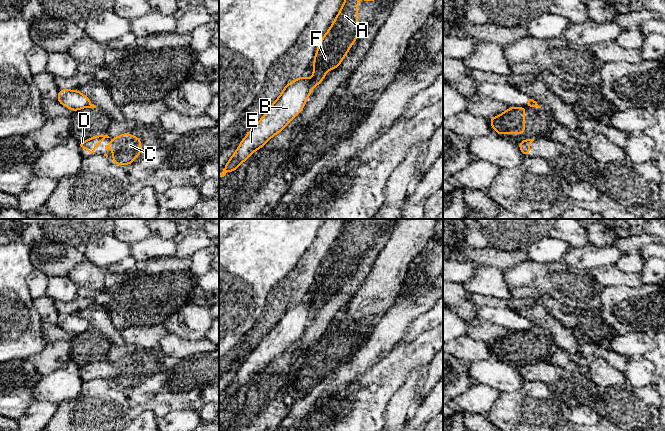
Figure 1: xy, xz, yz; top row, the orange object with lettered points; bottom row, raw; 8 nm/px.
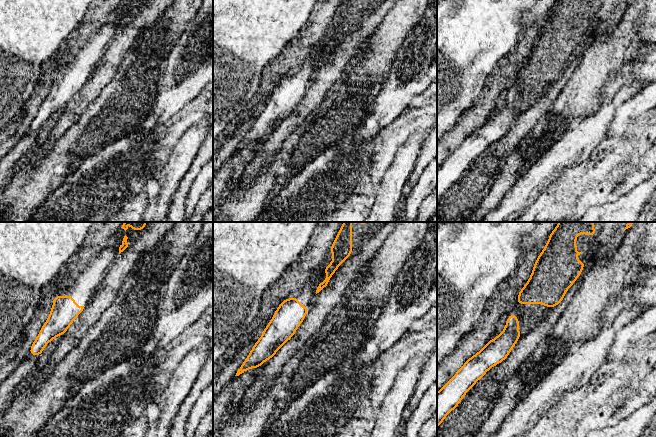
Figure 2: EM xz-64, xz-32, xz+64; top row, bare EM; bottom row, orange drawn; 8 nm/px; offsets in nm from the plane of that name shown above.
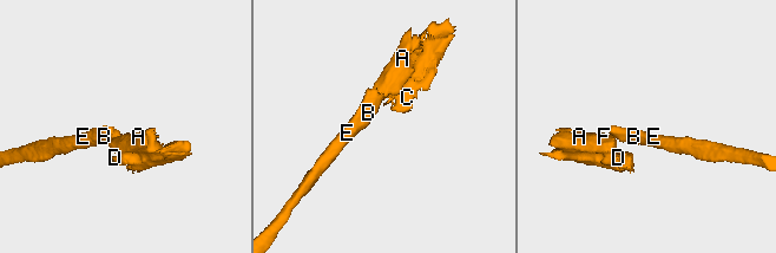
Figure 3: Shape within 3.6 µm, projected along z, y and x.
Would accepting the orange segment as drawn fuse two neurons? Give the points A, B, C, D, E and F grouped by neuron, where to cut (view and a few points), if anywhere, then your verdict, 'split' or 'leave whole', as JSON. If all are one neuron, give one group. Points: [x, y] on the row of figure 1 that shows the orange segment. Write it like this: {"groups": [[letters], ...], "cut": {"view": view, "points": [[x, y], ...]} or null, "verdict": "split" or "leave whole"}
{"groups": [["A", "C", "D", "F"], ["B", "E"]], "cut": {"view": "xz", "points": [[310, 79], [310, 86], [312, 88]]}, "verdict": "split"}

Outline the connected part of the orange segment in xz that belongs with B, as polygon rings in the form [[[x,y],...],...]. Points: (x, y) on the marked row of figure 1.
[[[301,75],[285,85],[269,110],[242,139],[219,177],[224,177],[228,171],[236,171],[254,151],[262,148],[274,135],[280,133],[304,109],[305,102],[312,92],[310,83],[311,79]]]

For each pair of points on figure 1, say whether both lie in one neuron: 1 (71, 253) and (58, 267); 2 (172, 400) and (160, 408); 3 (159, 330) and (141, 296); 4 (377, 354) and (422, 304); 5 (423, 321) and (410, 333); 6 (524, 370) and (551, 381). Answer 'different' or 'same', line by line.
1: same
2: same
3: different
4: same
5: same
6: same

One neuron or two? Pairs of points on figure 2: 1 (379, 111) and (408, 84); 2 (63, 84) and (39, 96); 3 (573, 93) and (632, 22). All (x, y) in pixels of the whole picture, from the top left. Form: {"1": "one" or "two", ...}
{"1": "one", "2": "two", "3": "one"}

